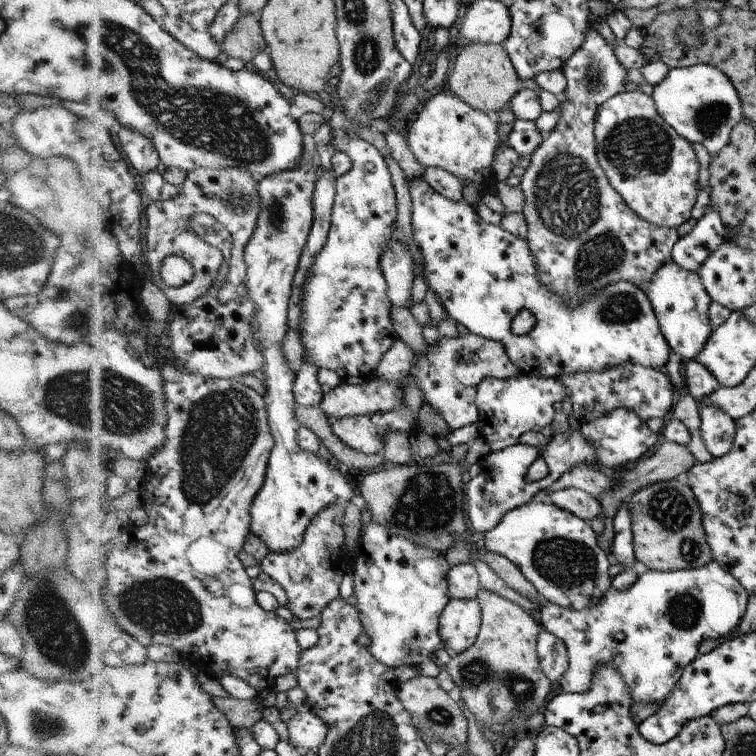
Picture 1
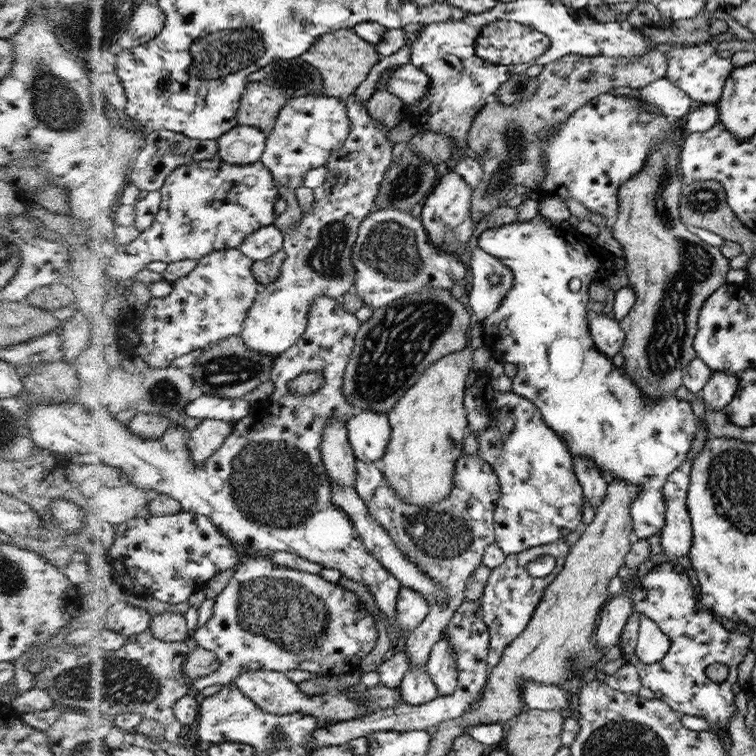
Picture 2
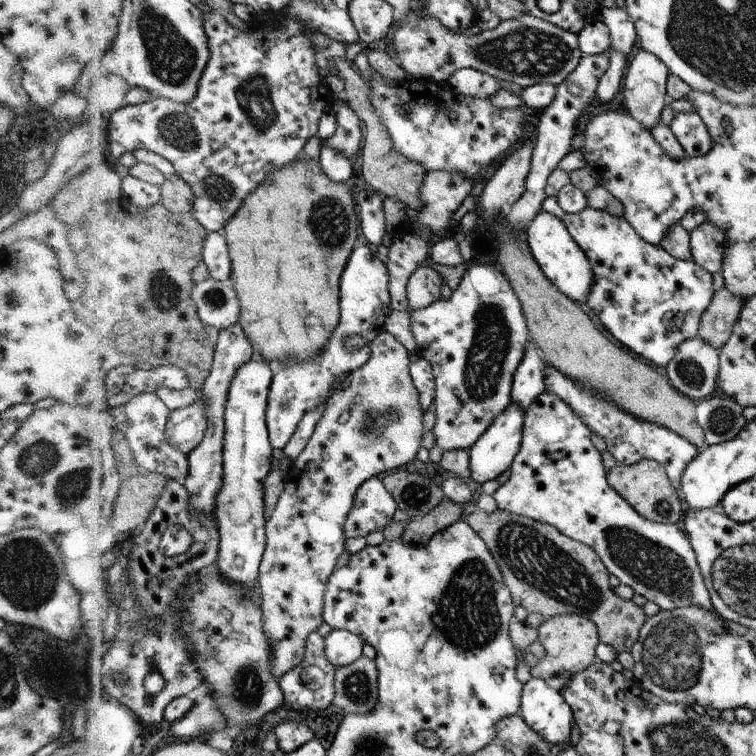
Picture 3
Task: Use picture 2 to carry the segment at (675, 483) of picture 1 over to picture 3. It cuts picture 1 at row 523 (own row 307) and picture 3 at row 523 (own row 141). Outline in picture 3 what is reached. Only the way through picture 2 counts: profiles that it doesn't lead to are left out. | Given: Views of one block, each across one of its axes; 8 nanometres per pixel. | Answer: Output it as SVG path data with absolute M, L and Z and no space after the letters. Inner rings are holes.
M642 459L639 463L624 466L617 464L608 472L608 484L615 489L616 494L624 497L640 516L648 520L662 524L679 524L682 504L678 500L678 494L674 490L667 469L660 462L650 459Z

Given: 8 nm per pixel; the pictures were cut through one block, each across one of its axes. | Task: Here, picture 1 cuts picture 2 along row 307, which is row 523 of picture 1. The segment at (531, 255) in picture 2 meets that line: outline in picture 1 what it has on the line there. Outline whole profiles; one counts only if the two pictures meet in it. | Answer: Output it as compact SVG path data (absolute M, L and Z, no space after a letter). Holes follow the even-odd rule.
M543 498L533 499L518 508L512 508L512 511L508 511L500 523L491 531L486 531L484 536L485 548L511 560L531 581L531 585L536 587L545 602L582 610L598 604L610 589L610 560L604 550L596 544L596 534L590 523Z

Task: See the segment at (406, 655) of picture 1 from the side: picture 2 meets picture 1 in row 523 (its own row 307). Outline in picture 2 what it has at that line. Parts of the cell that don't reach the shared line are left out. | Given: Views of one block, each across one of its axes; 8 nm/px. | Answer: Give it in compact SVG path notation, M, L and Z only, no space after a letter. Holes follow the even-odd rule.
M396 208L374 210L360 227L359 239L351 255L356 268L355 287L364 304L372 310L424 287L450 289L466 276L468 268L462 261L434 247L428 240L427 229L408 211Z

